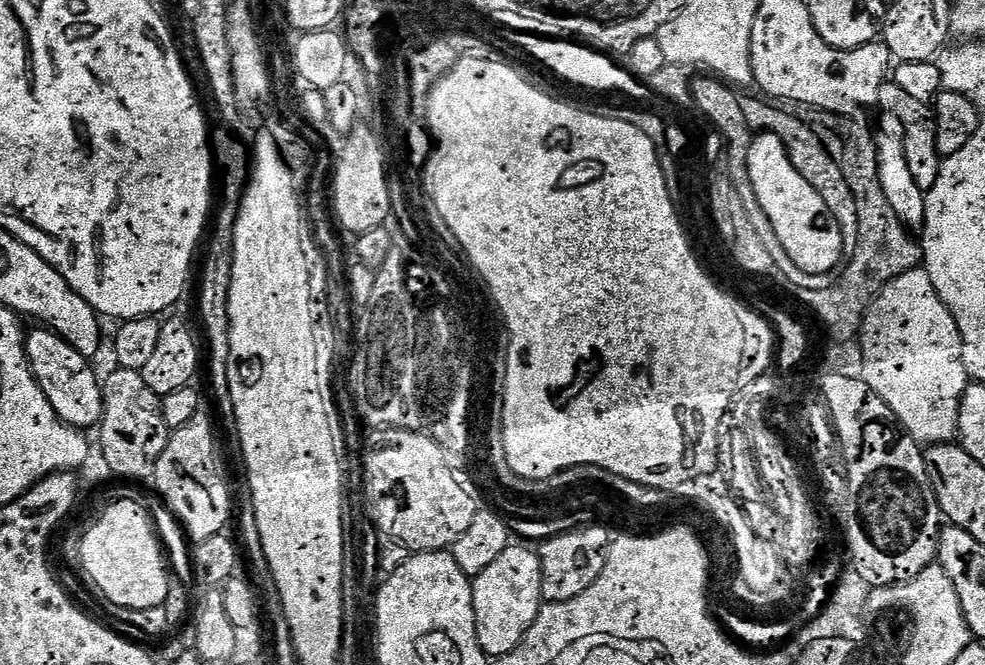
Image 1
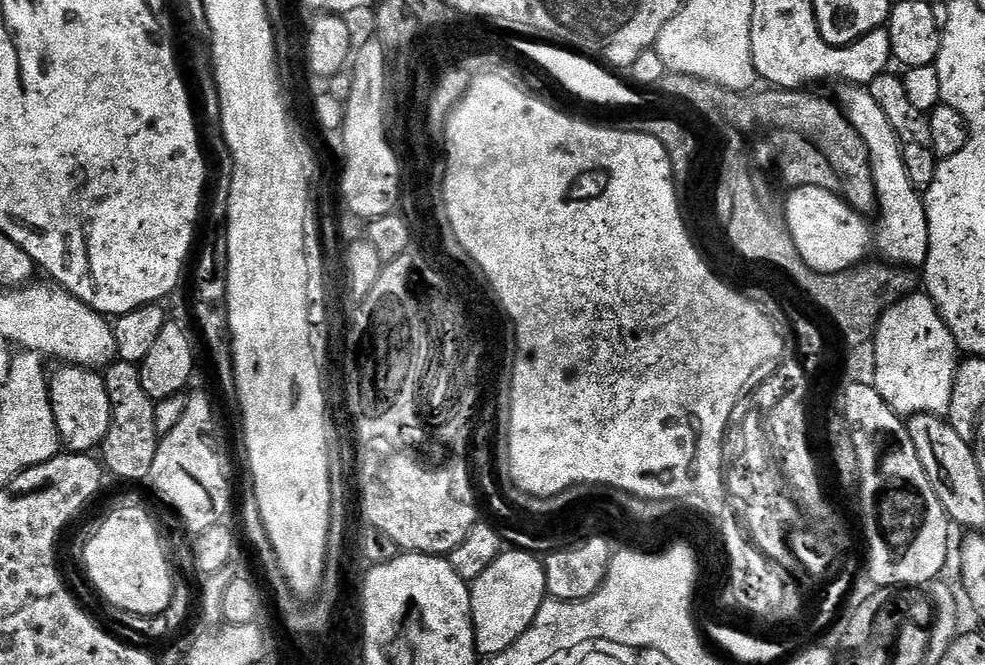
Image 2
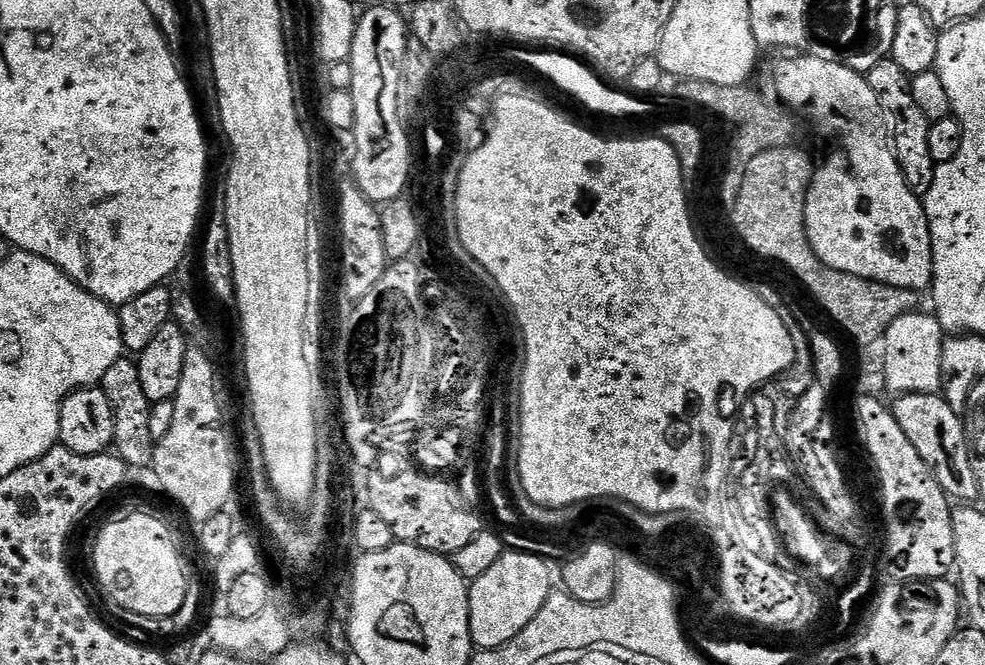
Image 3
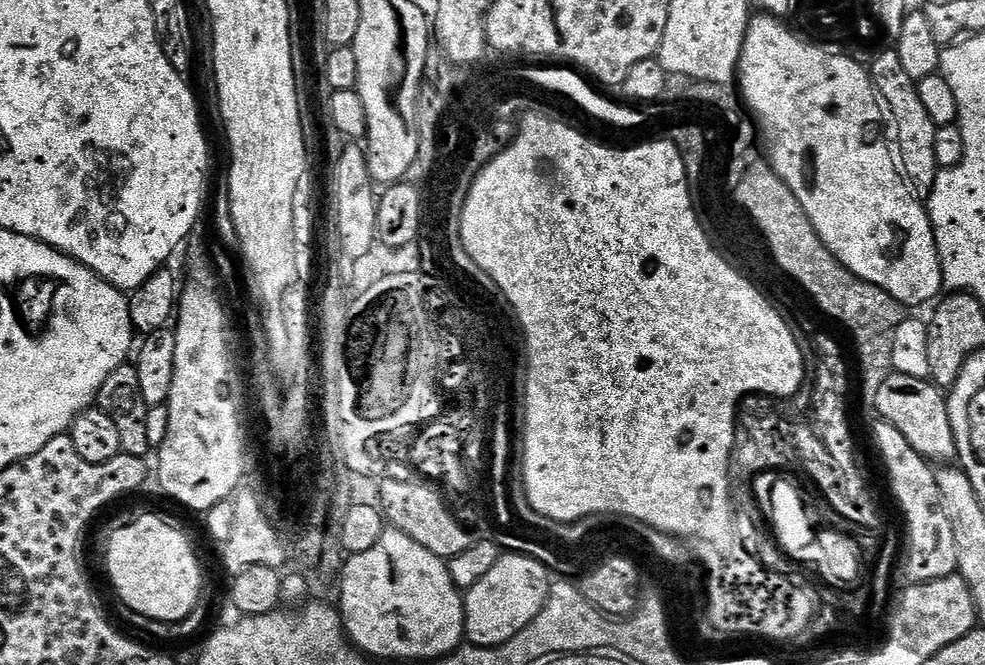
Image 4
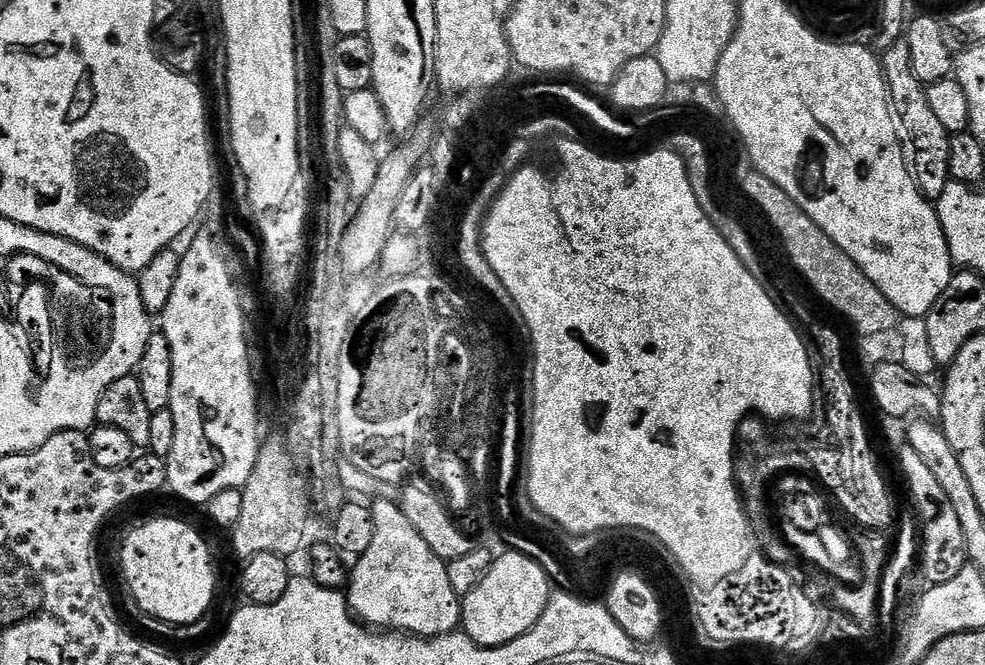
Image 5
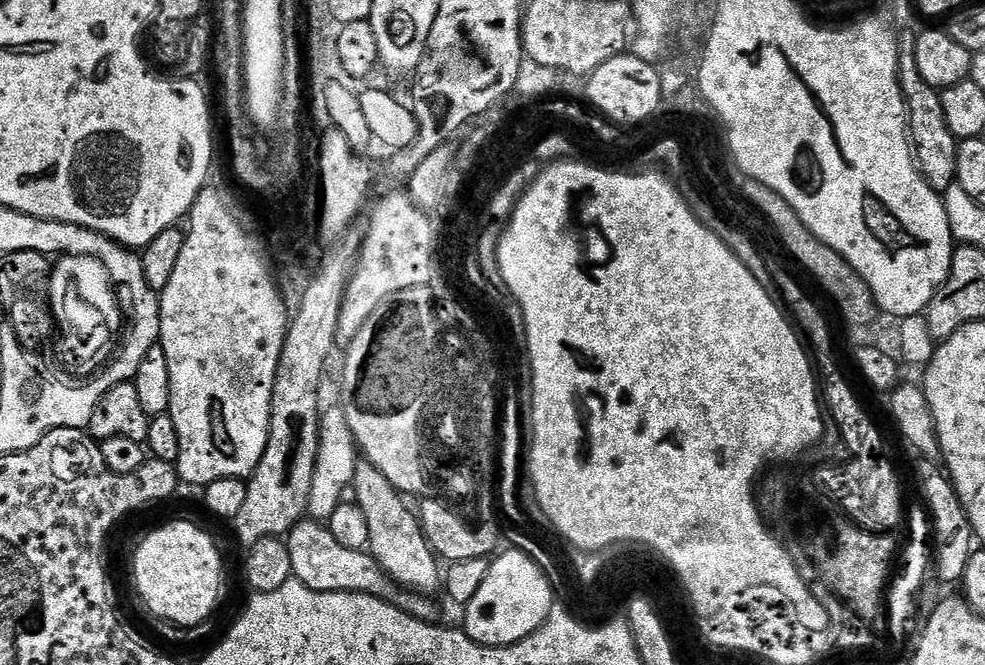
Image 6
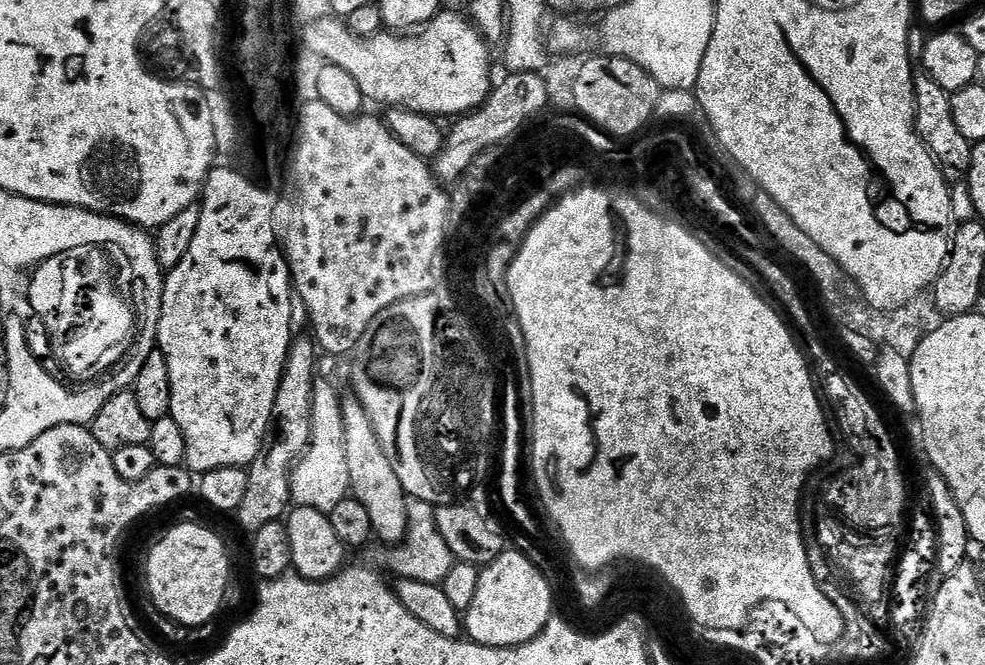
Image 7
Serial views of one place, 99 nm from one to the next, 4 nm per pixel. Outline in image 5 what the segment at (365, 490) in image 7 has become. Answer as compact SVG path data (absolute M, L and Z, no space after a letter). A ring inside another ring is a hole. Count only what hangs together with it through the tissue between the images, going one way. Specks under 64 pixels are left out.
M373 499L370 509L373 516L373 537L370 541L370 546L366 547L365 552L360 554L355 561L357 562L356 569L351 569L350 583L346 588L348 607L354 613L355 619L376 630L391 630L409 636L423 636L425 638L429 636L445 636L447 632L457 631L462 624L462 600L461 597L456 595L454 586L450 586L450 574L448 573L447 563L439 560L434 554L434 550L430 550L430 546L426 546L426 542L422 539L422 534L418 534L418 530L414 530L414 526L410 523L410 518L406 518L406 514L401 510L399 503Z

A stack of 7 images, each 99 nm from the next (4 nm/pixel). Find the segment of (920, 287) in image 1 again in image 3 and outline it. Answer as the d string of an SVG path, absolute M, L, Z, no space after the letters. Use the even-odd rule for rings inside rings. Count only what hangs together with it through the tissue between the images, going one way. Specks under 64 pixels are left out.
M917 310L898 318L884 337L886 342L886 389L892 394L930 394L941 391L942 346L946 333L935 315Z

